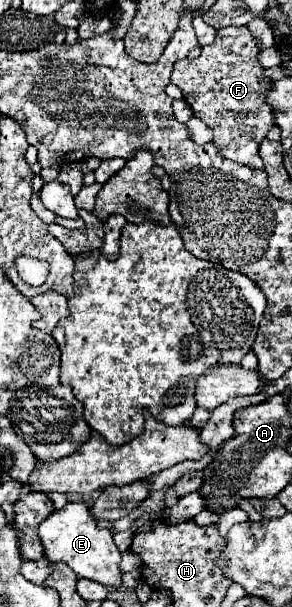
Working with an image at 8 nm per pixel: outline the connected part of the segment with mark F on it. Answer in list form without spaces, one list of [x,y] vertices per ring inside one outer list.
[[[224,27],[216,33],[214,43],[202,47],[198,59],[180,59],[172,67],[172,83],[182,89],[194,117],[202,119],[214,131],[218,151],[226,159],[250,169],[264,167],[258,145],[274,125],[272,107],[264,101],[270,81],[262,77],[262,67],[256,63],[258,53],[258,43],[248,27]]]

